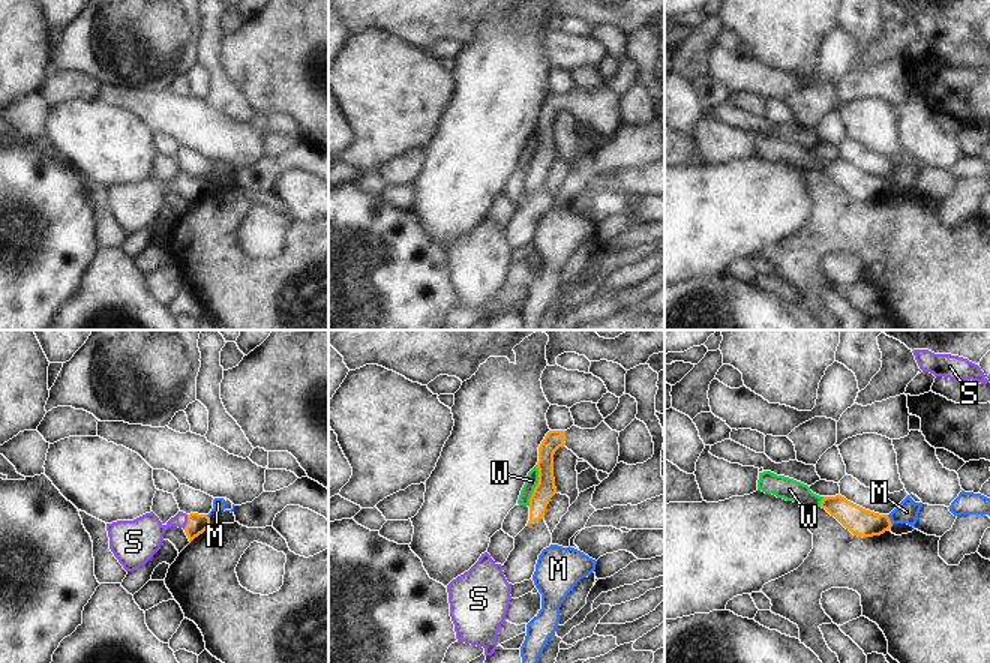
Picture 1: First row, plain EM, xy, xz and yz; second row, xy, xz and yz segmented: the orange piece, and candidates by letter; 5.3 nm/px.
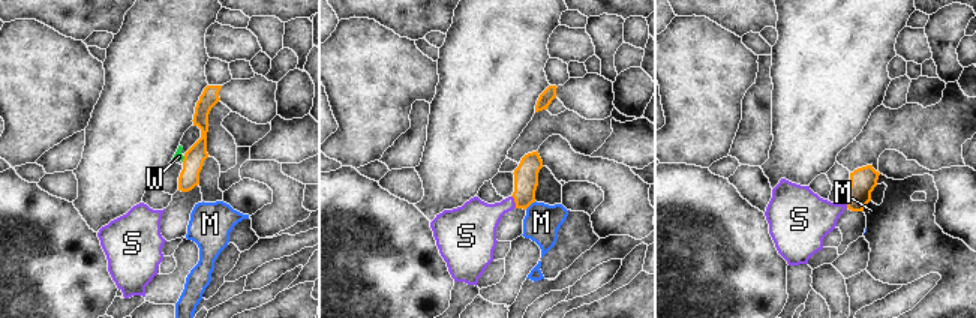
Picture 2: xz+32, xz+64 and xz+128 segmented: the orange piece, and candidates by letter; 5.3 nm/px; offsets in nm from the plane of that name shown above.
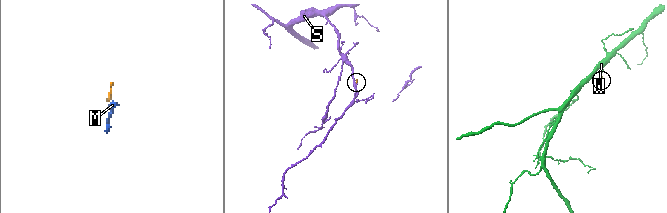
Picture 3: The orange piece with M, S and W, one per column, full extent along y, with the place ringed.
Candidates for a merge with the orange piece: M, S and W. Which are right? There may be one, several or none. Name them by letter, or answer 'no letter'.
S.

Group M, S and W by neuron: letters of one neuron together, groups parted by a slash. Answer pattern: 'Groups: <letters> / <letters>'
Groups: M / S / W.

